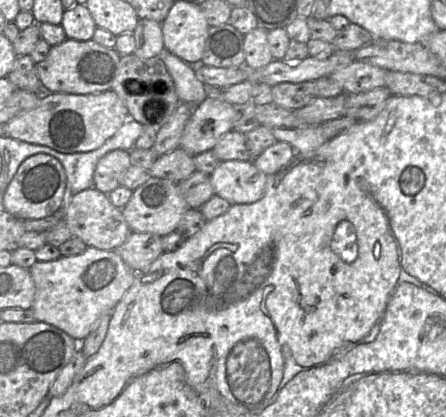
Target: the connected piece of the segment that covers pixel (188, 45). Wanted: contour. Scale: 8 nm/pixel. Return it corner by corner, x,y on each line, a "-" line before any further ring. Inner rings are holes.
175,1
162,22
164,48
189,65
198,66
209,28
201,6

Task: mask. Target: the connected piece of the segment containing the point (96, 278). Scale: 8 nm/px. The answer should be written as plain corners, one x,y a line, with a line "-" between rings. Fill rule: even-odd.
87,247
80,255
61,256
46,262
37,260
29,271
35,285
32,310
36,321
57,327
77,342
82,342
89,335
103,315
113,311
133,284
136,275
114,250
100,250
94,247

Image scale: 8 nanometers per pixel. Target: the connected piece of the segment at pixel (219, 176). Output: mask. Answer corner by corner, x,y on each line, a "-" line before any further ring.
252,160
223,161
210,174
214,194
231,205
260,200
265,193
266,178

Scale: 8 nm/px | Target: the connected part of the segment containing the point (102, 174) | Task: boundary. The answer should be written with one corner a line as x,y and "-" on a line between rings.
117,149
107,153
95,167
93,187
108,195
120,186
121,179
130,166
128,151

